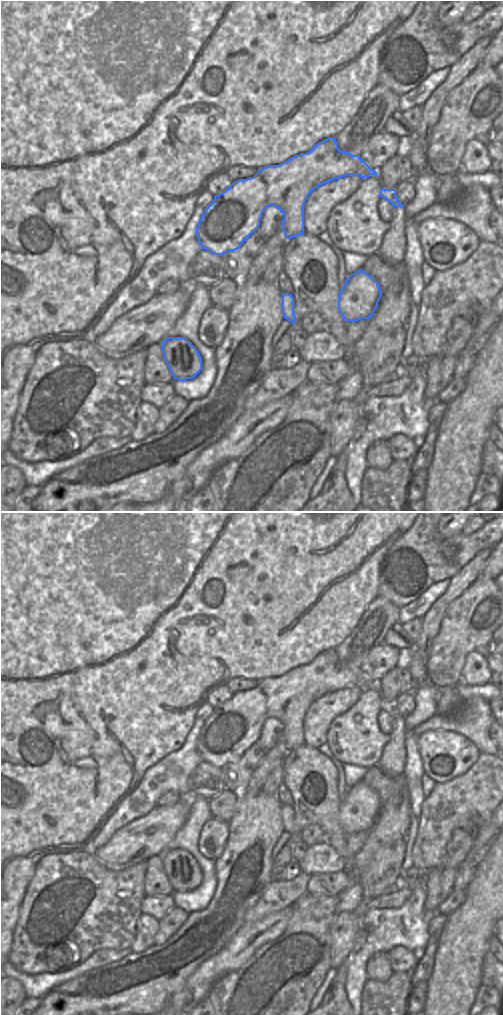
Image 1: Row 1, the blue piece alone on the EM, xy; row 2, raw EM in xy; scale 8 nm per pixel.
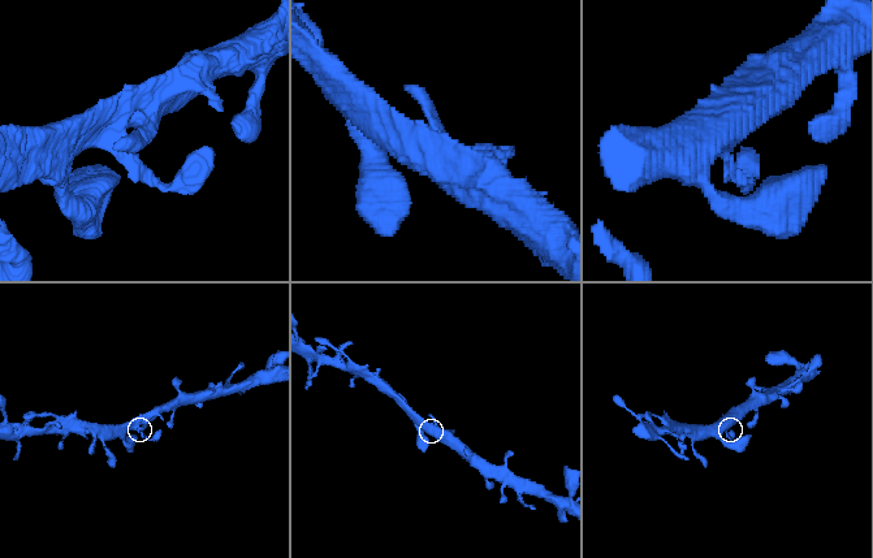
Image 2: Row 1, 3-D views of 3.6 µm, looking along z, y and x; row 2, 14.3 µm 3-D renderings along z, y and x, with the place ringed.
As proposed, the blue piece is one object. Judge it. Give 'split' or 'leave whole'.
leave whole

